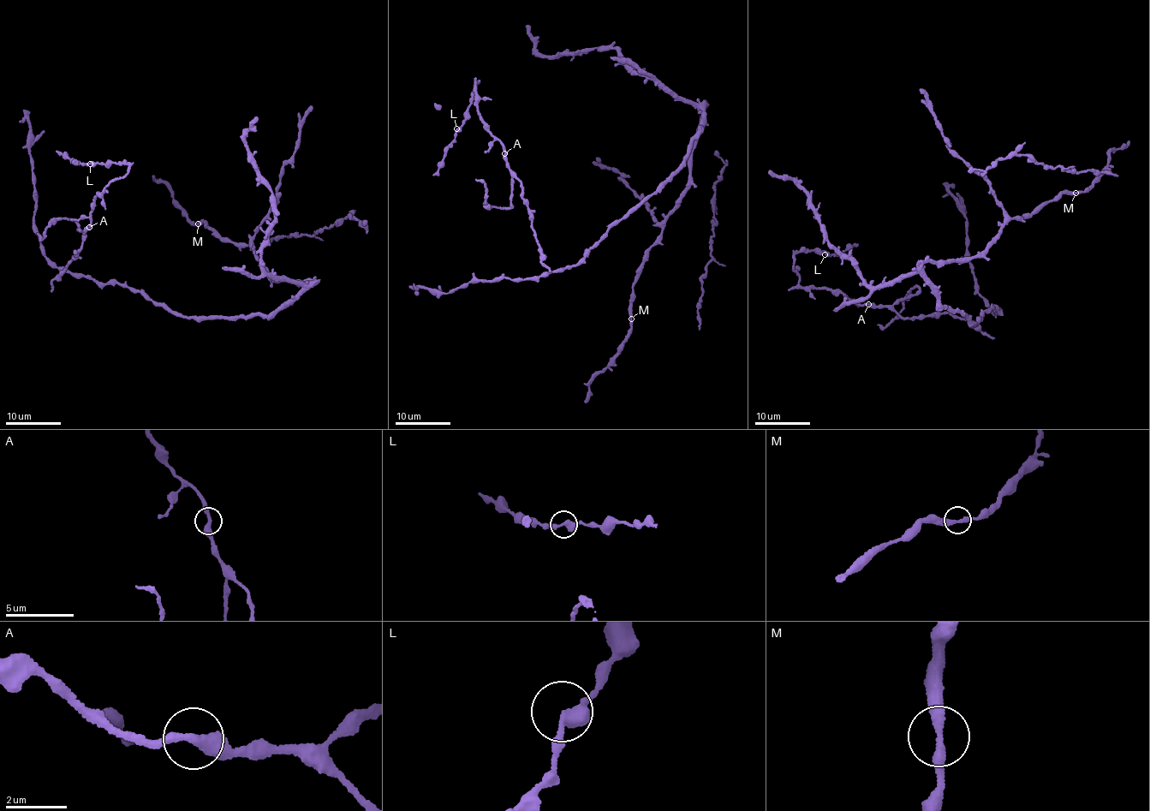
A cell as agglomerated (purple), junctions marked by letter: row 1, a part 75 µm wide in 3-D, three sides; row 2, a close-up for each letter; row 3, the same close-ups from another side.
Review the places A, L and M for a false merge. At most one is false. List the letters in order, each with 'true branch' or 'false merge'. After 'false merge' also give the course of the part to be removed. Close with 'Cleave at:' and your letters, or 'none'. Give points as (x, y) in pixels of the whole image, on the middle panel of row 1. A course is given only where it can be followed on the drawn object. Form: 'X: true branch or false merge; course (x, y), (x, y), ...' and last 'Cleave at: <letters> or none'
A: true branch
L: true branch
M: true branch
Cleave at: none

